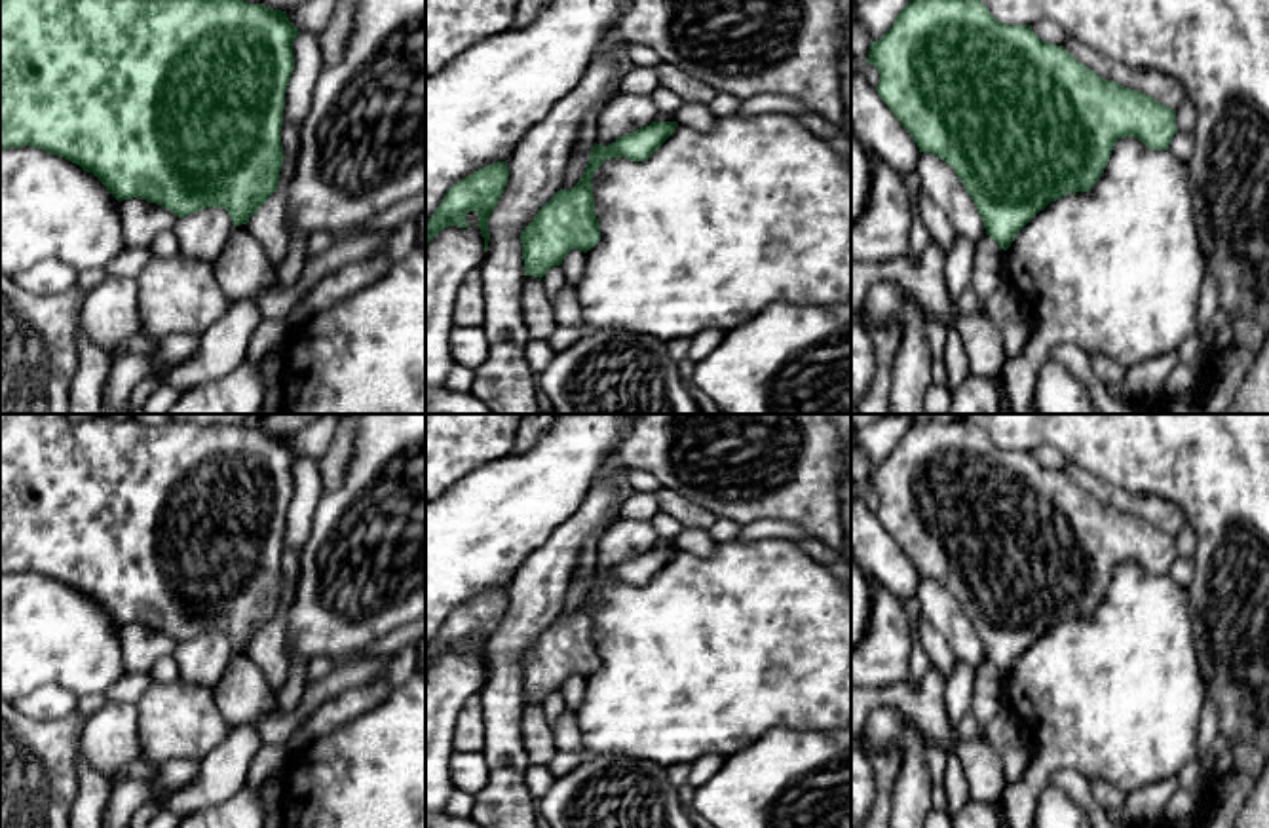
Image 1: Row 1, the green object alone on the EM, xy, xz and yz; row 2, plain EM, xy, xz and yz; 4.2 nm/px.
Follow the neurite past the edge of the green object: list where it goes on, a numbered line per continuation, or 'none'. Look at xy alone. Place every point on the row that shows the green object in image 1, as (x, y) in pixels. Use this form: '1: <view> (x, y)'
none

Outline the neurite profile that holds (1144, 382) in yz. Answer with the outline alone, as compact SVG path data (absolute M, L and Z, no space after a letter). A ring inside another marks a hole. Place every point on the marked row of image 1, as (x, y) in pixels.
M1172 351L1127 368L1123 393L1136 405L1146 408L1155 406L1163 395L1165 380L1178 367L1178 363L1178 353Z

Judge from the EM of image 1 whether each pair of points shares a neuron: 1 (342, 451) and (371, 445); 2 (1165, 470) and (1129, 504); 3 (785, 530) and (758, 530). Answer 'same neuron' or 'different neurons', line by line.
1: different neurons
2: different neurons
3: same neuron

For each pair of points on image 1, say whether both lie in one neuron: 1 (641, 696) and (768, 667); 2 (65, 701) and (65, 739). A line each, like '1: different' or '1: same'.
1: same
2: different

